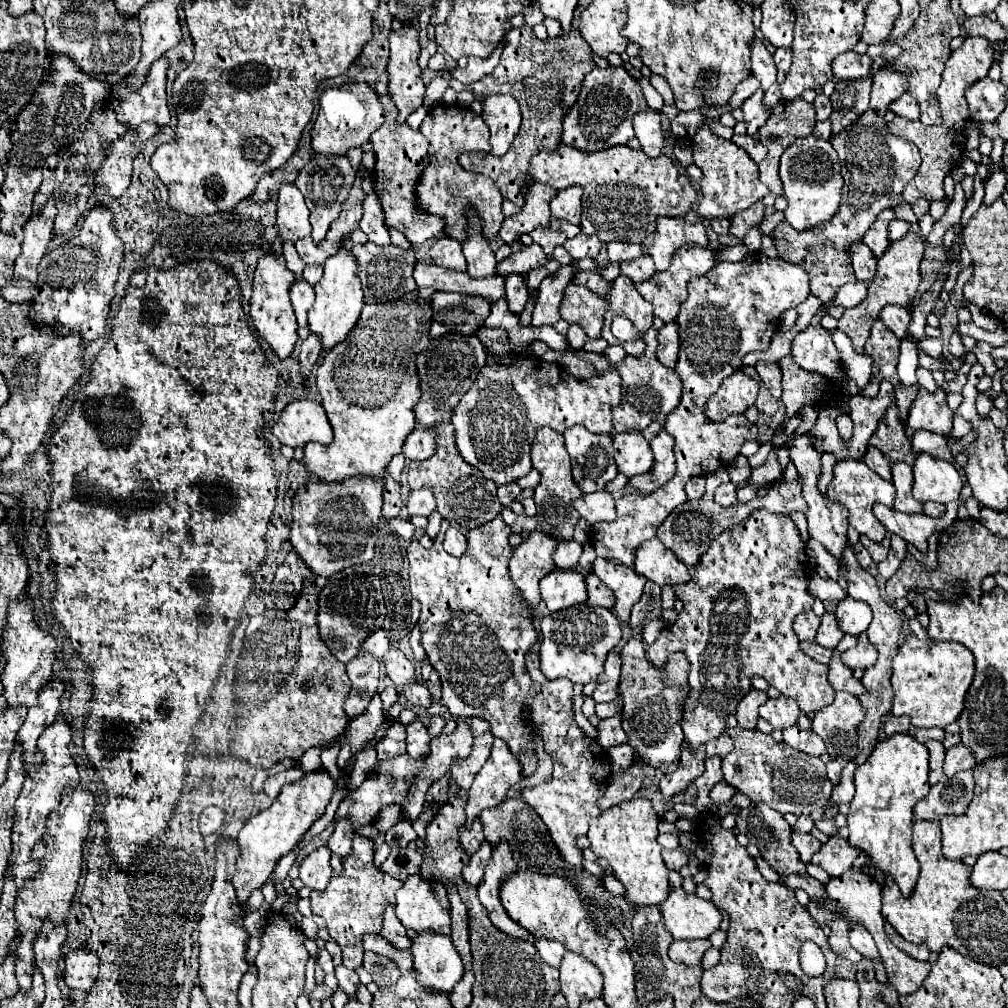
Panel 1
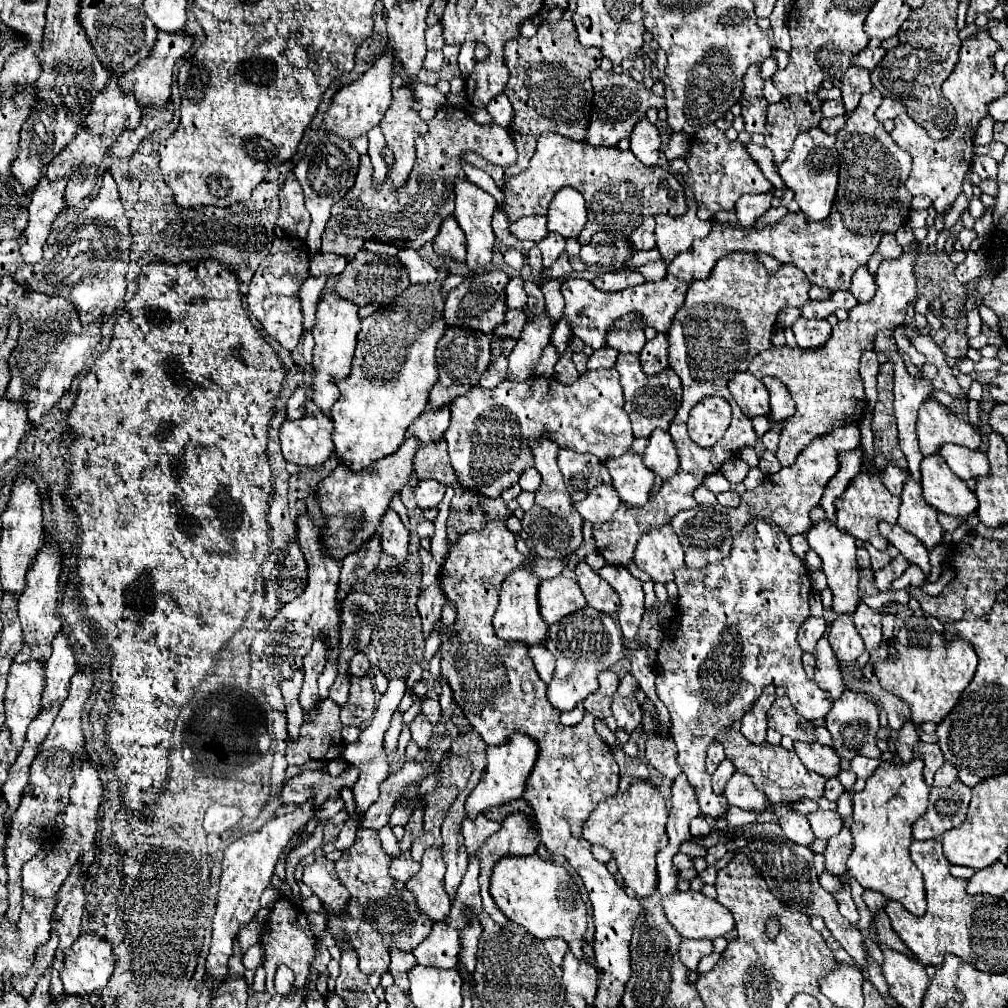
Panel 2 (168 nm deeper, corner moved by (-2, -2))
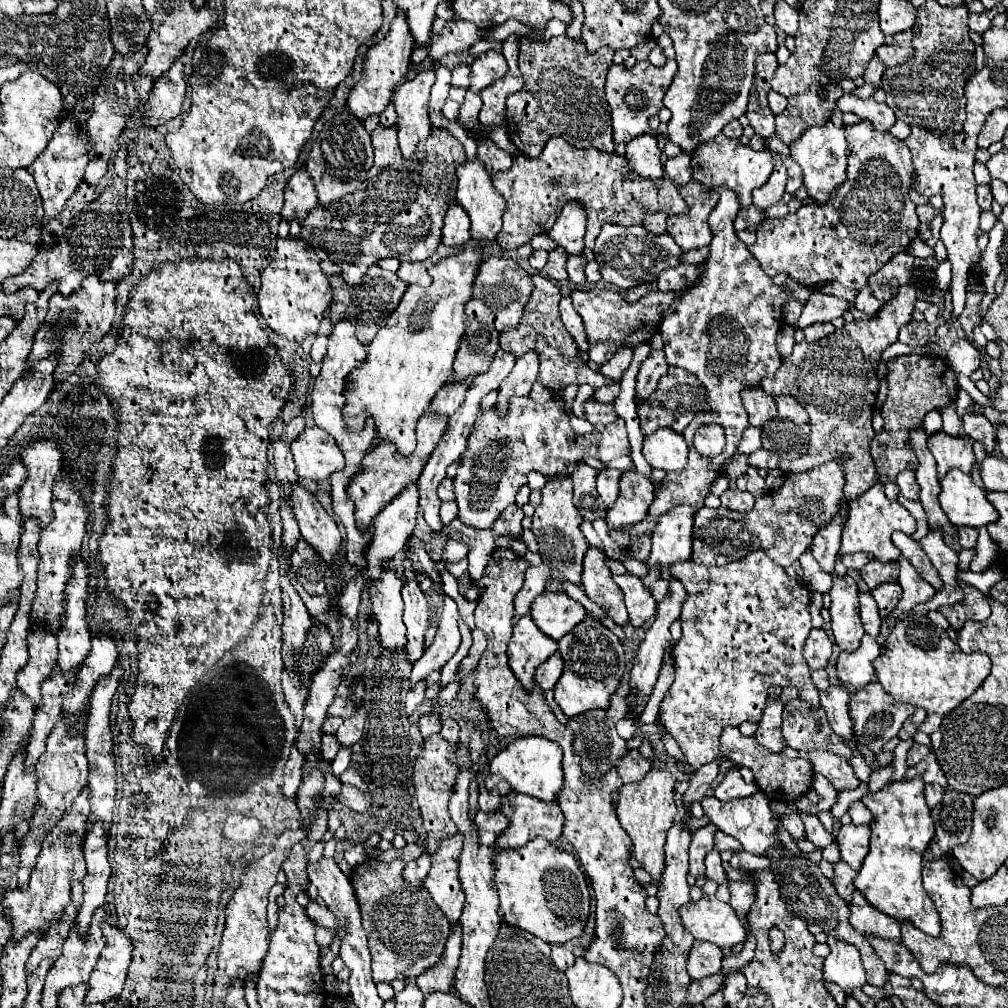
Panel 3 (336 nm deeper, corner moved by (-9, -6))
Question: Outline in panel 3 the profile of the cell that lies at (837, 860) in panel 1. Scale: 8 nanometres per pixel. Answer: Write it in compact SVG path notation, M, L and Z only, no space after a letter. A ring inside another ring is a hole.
M843 826L835 838L839 852L841 852L841 860L847 862L853 870L861 868L861 862L865 860L867 852L869 852L869 826Z

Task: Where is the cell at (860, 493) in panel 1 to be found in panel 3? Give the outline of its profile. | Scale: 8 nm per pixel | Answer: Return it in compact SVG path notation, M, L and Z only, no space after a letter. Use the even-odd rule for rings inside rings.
M877 482L863 496L859 496L859 498L855 498L855 500L849 502L849 518L847 518L845 528L843 528L841 554L867 552L867 554L873 554L875 558L879 558L883 562L897 560L901 556L901 552L891 542L891 534L895 530L901 530L905 534L913 534L915 532L915 518L897 500L889 500L885 496L883 484Z

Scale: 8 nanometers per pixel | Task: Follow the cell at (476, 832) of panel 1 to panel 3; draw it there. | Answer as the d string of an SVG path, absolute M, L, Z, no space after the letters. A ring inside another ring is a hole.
M477 812L477 816L473 818L473 826L477 830L479 836L479 844L481 846L493 846L497 836L507 828L509 820L503 812L495 812L495 814L487 814L487 812Z

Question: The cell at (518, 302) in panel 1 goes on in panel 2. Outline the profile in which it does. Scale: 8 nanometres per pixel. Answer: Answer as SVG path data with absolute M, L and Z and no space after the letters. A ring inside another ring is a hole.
M508 310L506 324L492 330L492 356L502 356L502 340L504 338L520 338L520 332L526 324L526 314L522 310Z

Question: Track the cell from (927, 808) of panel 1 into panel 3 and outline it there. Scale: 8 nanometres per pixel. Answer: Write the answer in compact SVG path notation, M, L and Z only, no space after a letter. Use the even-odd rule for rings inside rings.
M947 790L943 800L931 810L935 836L923 854L923 862L949 854L957 844L967 842L971 834L973 798L969 794Z

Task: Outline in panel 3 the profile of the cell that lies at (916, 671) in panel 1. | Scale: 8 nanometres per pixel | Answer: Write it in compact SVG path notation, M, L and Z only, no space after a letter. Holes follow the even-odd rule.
M909 612L905 618L901 618L893 626L885 648L887 650L873 662L883 690L887 690L887 694L891 694L897 702L925 708L927 714L949 714L981 686L991 670L991 660L987 654L965 654L943 628L931 624L927 616L921 614Z

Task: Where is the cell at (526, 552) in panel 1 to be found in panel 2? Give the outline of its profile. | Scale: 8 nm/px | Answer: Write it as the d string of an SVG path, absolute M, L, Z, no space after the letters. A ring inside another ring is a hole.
M528 566L514 570L506 580L504 580L504 590L500 592L500 606L494 614L494 630L500 640L506 642L522 642L526 646L534 646L546 640L548 626L540 618L538 610L538 598L536 598L536 588L540 580L534 574L528 574Z

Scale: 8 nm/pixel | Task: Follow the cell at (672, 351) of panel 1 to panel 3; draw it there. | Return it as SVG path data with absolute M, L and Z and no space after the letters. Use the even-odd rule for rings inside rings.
M653 350L647 356L647 360L641 364L639 374L637 374L637 388L635 388L637 402L639 400L647 400L653 394L653 390L657 388L659 378L663 374L667 374L667 368L669 368L669 364L665 360L665 352L663 350Z

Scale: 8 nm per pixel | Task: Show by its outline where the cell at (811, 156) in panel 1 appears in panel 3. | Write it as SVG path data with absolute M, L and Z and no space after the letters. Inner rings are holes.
M831 122L825 126L809 128L797 142L789 146L791 158L799 164L803 172L803 186L809 194L809 198L815 200L815 204L825 204L829 196L845 182L845 170L847 170L847 140L845 130L835 128Z

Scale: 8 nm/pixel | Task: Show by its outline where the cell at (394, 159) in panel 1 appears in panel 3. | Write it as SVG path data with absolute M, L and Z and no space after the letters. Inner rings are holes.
M423 70L413 80L405 80L395 88L395 110L397 110L397 136L403 158L411 158L415 154L415 146L419 140L431 134L431 124L427 118L429 90L435 82L435 72Z

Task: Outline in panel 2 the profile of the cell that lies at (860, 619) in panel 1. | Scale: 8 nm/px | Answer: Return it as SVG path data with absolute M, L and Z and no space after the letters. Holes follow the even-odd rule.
M842 614L834 620L830 634L828 634L828 642L834 650L836 660L846 662L846 664L856 662L856 658L866 650L858 630L854 628L850 616L846 616L846 614Z

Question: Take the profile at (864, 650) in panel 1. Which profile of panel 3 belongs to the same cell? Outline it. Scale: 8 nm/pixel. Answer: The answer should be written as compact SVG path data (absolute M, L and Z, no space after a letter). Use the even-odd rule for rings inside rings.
M861 592L859 602L861 602L861 620L863 620L865 634L877 638L881 632L881 624L883 624L883 620L879 618L879 608L875 606L875 600L869 592Z

